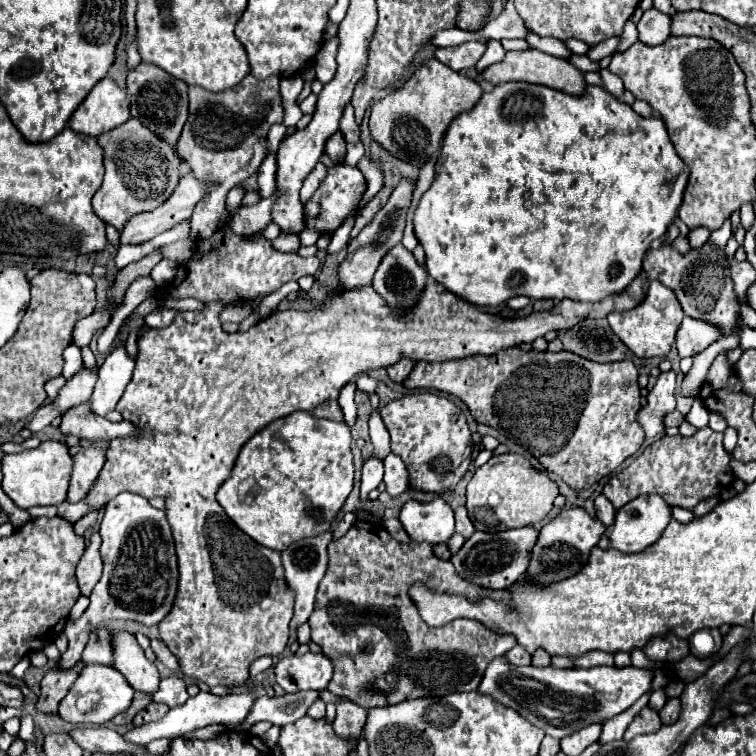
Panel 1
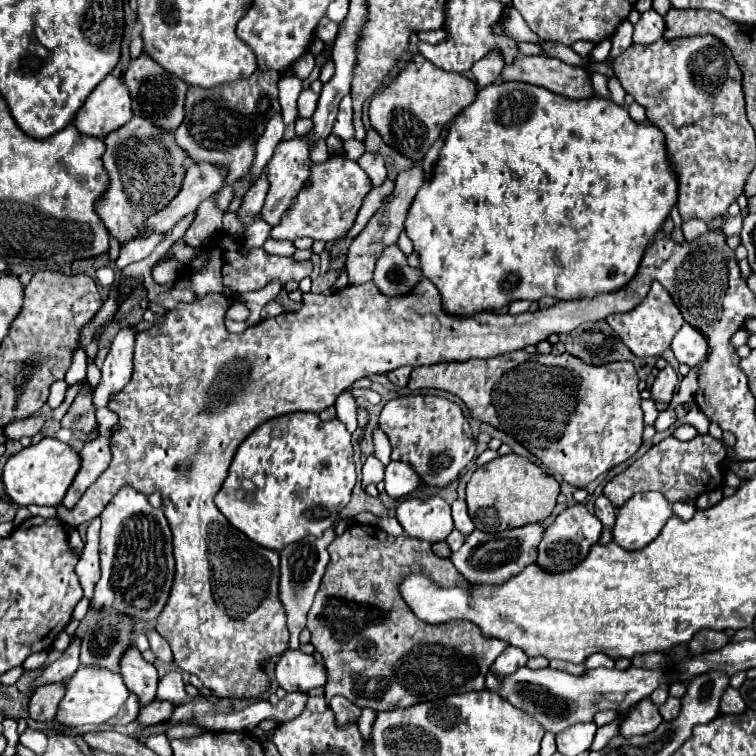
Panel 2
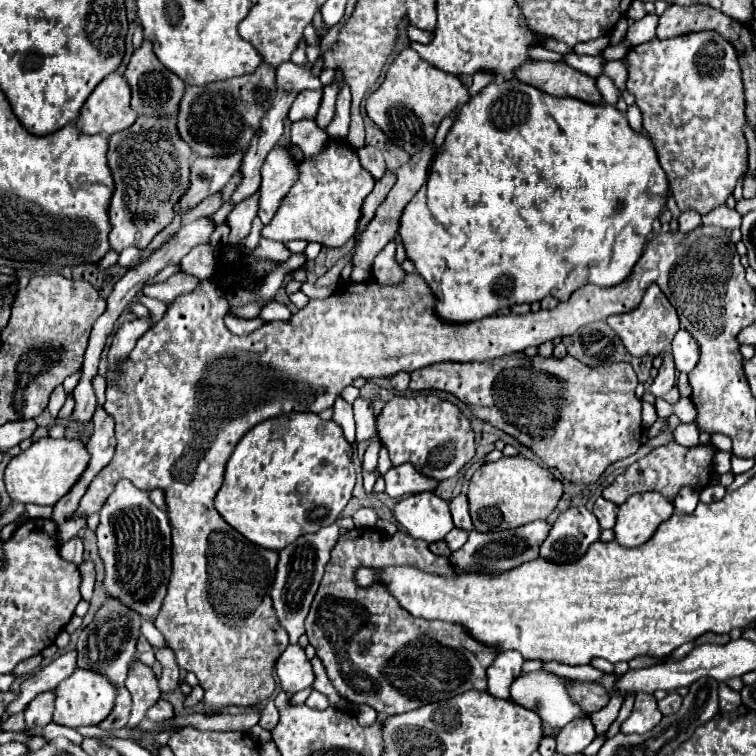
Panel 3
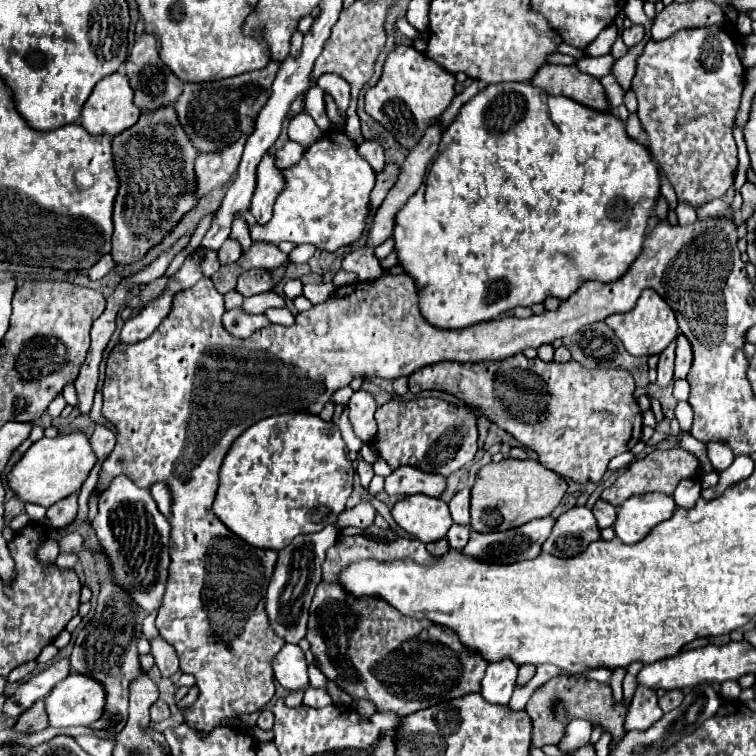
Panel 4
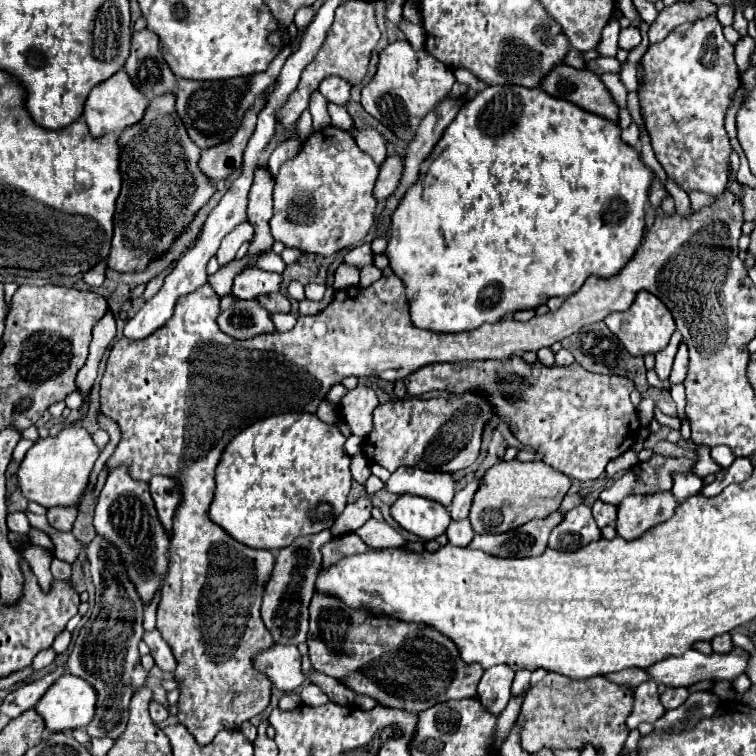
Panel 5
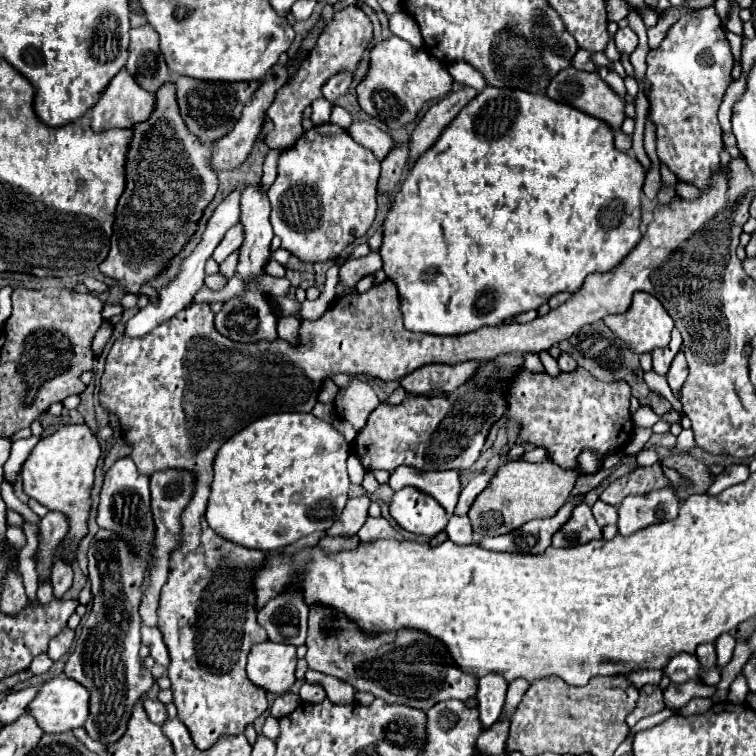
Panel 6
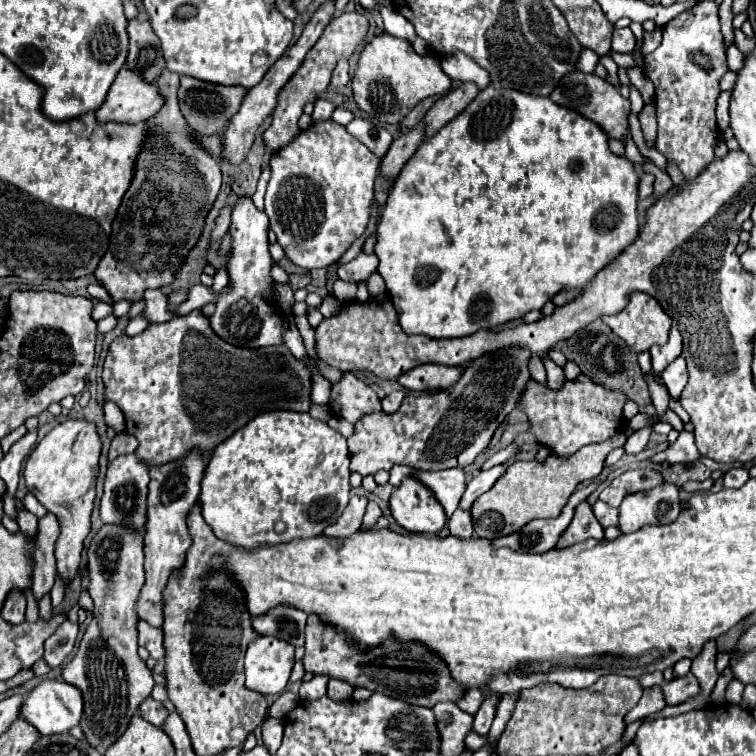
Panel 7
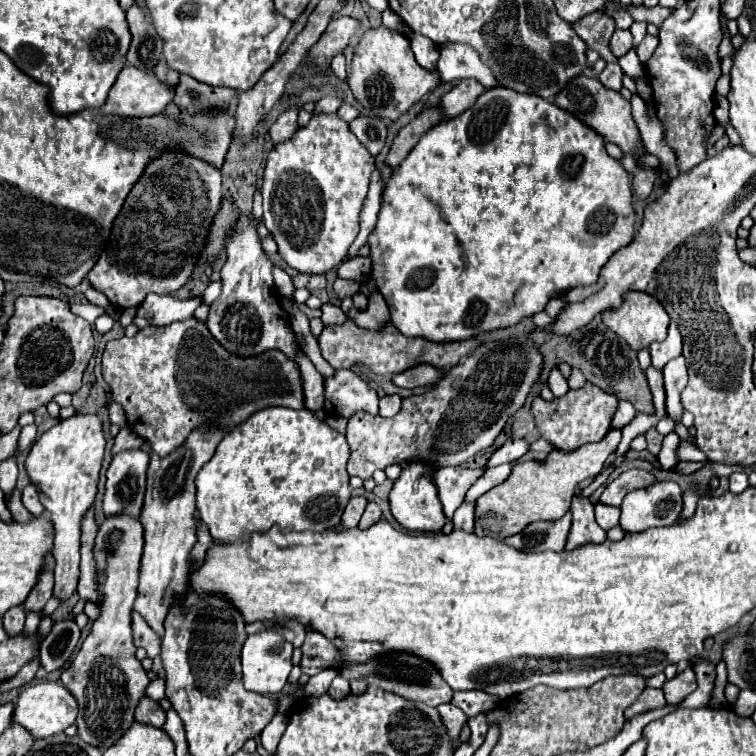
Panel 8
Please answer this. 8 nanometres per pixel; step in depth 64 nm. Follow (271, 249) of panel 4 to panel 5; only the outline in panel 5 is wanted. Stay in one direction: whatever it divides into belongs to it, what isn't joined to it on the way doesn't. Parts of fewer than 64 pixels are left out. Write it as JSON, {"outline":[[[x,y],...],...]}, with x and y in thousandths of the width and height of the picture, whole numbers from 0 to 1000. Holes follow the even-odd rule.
{"outline":[[[352,333],[349,339],[341,339],[339,352],[352,357],[352,360],[368,360],[368,362],[373,362],[376,354],[378,354],[378,349],[370,347],[370,339],[362,336],[362,333]]]}

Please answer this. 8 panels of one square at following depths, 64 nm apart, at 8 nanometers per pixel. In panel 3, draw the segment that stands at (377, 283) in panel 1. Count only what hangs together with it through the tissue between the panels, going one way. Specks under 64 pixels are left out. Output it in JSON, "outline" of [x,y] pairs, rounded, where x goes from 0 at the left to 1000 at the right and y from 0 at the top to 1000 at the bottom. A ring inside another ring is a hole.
{"outline":[[[513,320],[495,341],[495,368],[503,376],[529,376],[529,370],[534,370],[537,365],[529,349],[521,344],[521,331],[524,320]]]}

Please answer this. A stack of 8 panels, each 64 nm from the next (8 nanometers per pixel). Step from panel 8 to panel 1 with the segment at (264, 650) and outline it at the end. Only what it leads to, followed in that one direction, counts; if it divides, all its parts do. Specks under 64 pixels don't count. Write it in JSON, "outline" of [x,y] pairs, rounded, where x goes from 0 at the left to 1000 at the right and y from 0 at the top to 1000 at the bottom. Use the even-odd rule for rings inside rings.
{"outline":[[[384,865],[362,881],[365,902],[378,915],[429,913],[439,897],[439,876],[429,865]]]}

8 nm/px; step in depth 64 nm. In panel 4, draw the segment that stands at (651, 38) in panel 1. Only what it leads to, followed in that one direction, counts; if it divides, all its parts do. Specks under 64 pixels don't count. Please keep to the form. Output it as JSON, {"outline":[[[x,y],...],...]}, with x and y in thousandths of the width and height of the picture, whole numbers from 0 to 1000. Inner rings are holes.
{"outline":[[[833,34],[823,42],[823,53],[825,58],[833,63],[833,61],[841,61],[847,53],[852,50],[852,37],[849,34]]]}

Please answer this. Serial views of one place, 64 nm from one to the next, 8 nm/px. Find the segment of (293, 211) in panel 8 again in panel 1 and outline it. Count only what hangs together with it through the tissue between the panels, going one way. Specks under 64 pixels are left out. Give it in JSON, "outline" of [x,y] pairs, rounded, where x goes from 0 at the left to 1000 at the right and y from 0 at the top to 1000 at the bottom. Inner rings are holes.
{"outline":[[[450,214],[442,222],[434,222],[434,230],[426,235],[421,251],[402,270],[402,299],[423,310],[442,310],[444,302],[450,302],[455,291],[466,286],[466,280],[471,280],[471,272],[476,270],[481,254],[484,254],[484,238],[471,220]]]}

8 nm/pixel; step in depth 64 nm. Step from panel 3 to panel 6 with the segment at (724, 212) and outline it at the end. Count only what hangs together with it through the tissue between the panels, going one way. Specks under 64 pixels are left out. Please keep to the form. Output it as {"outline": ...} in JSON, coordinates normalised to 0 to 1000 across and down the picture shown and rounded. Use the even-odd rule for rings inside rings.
{"outline":[[[897,239],[894,251],[896,255],[907,265],[919,265],[925,262],[929,255],[929,253],[919,246],[901,239]]]}

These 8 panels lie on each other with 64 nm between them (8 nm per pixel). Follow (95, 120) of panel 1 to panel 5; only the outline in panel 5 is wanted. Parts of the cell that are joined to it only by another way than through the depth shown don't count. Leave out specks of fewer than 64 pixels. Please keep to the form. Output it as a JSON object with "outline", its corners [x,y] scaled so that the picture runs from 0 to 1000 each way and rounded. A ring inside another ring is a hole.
{"outline":[[[164,93],[153,95],[148,103],[143,103],[138,111],[127,114],[111,140],[111,159],[122,175],[122,180],[135,180],[143,175],[161,175],[164,169],[180,164],[185,156],[190,156],[190,148],[196,143],[196,130],[180,119],[175,108],[169,108],[169,98]]]}

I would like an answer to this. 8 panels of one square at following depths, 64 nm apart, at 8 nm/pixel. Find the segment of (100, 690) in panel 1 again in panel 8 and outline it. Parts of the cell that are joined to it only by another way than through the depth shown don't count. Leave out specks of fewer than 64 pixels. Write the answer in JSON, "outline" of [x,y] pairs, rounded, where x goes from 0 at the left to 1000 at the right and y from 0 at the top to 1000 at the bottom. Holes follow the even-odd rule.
{"outline":[[[50,902],[45,907],[34,907],[26,915],[19,931],[16,955],[34,963],[45,976],[63,976],[95,960],[101,947],[103,947],[103,931],[101,926],[95,926],[95,918],[90,918],[90,913],[79,902]]]}

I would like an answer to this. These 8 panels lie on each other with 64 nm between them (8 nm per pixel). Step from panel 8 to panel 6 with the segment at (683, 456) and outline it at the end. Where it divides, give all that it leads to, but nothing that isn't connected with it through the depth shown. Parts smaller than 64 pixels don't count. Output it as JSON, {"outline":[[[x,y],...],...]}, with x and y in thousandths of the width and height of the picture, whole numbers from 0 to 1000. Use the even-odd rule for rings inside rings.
{"outline":[[[902,569],[897,582],[894,582],[894,590],[889,593],[886,601],[905,601],[905,598],[913,598],[918,590],[921,590],[921,585],[918,585],[915,571],[913,569]],[[849,595],[841,606],[844,606],[844,616],[862,616],[868,611],[876,611],[876,606],[865,595]]]}

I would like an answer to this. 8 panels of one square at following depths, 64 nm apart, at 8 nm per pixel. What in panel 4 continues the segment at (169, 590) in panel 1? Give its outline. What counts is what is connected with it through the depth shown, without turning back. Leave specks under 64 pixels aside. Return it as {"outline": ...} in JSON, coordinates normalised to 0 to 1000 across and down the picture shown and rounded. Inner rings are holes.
{"outline":[[[164,627],[153,630],[132,656],[130,680],[122,688],[132,722],[148,741],[151,767],[167,778],[167,783],[185,799],[193,810],[212,802],[217,788],[217,775],[222,767],[222,722],[225,722],[225,693],[206,672],[198,651],[183,646]],[[77,873],[66,884],[56,886],[50,894],[37,897],[34,902],[29,902],[24,907],[24,913],[16,921],[11,921],[11,926],[5,931],[5,944],[24,950],[48,926],[56,926],[58,921],[63,921],[63,915],[71,910],[71,905],[85,899],[85,894],[90,894],[90,892],[93,892],[90,873]]]}

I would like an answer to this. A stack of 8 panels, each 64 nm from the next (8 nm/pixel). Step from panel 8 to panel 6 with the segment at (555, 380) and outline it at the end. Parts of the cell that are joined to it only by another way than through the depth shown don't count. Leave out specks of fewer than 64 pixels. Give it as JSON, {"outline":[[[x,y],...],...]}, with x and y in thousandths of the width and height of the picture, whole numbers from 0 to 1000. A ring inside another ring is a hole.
{"outline":[[[714,466],[712,471],[714,471],[714,476],[717,476],[720,487],[722,487],[722,495],[728,495],[728,497],[738,497],[741,495],[741,487],[738,487],[735,476],[725,466]]]}

